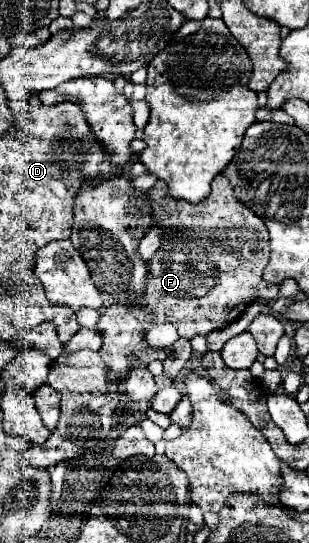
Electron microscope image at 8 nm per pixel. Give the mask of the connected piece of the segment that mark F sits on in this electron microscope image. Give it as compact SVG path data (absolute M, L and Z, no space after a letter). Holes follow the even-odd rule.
M224 175L214 179L210 197L196 205L170 199L166 191L164 181L156 181L148 191L150 207L154 209L150 227L158 227L164 233L160 249L148 261L144 301L114 303L97 323L103 337L100 355L108 365L108 377L112 381L128 375L128 367L132 365L130 353L136 353L136 361L144 365L166 358L163 350L152 348L145 341L150 323L172 323L180 337L192 339L194 335L208 335L230 325L254 299L276 299L280 291L278 285L262 279L262 271L270 259L270 247L254 237L254 223L264 221L244 203L240 205ZM224 215L232 215L234 219L226 223Z

